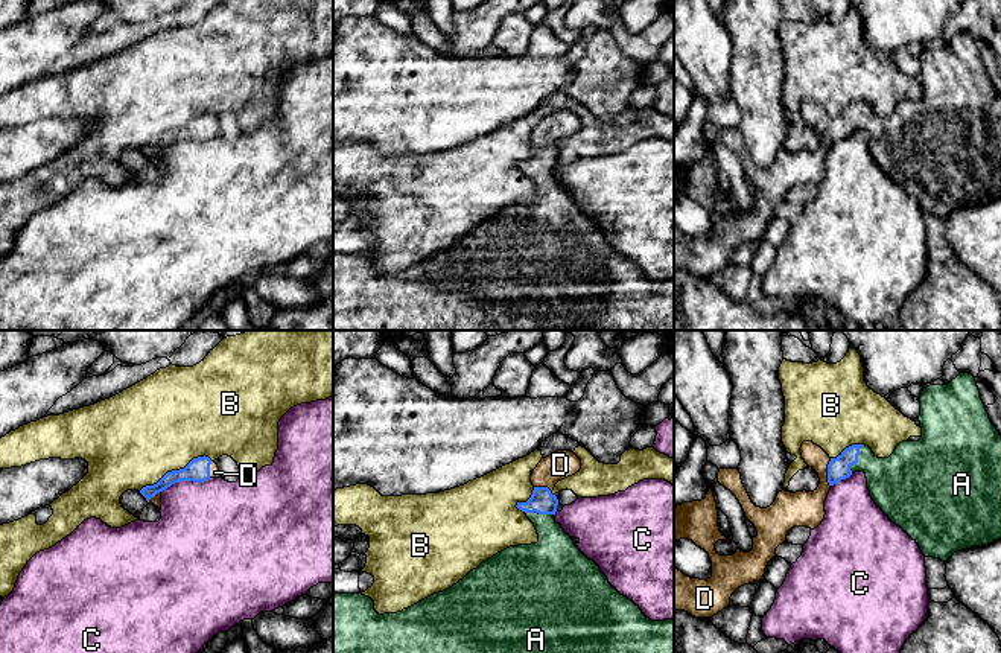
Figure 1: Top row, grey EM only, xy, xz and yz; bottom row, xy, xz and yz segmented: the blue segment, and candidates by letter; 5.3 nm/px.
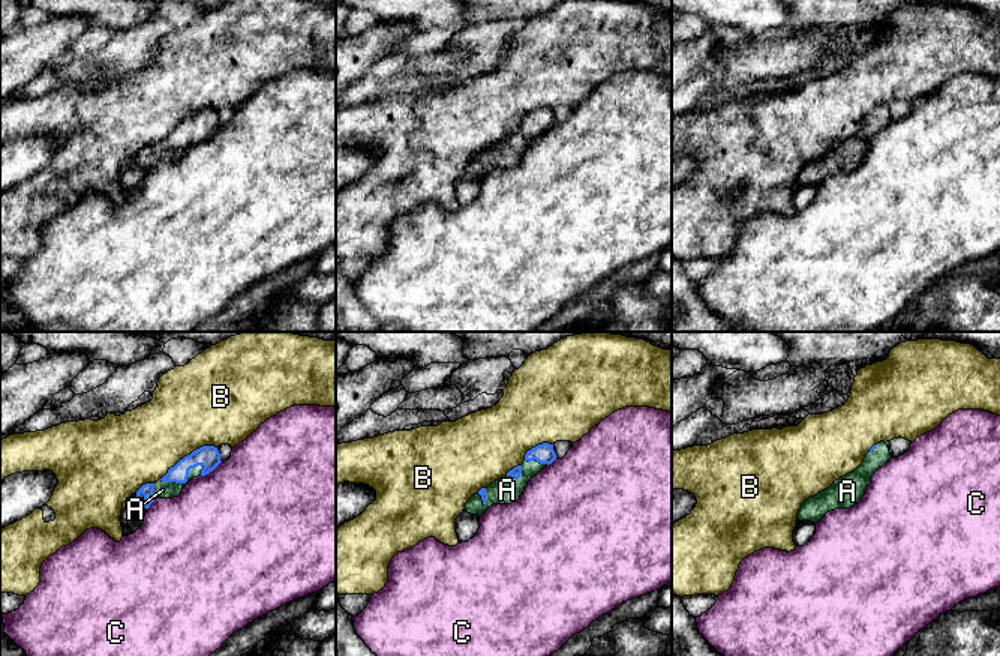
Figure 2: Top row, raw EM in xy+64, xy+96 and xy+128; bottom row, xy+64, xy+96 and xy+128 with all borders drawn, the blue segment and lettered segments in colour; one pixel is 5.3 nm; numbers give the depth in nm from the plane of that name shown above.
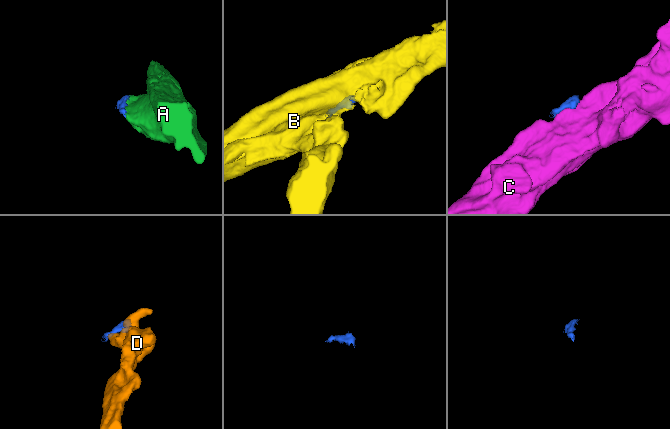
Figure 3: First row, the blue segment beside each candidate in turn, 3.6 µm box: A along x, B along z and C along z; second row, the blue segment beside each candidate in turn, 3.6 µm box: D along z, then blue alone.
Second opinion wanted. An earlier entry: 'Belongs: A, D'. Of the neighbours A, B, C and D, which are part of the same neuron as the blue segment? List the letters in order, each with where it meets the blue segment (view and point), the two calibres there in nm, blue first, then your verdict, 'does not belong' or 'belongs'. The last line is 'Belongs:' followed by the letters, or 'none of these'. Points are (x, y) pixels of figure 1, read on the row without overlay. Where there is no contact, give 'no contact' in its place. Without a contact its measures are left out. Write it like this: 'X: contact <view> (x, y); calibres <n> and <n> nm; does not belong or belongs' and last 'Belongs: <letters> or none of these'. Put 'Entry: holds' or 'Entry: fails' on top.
Entry: holds
A: contact yz (857, 117); calibres 120 and 300 nm; belongs
B: contact xy (175, 130); calibres 130 and 480 nm; does not belong
C: contact xy (184, 139); calibres 130 and 440 nm; does not belong
D: contact yz (828, 131); calibres 120 and 190 nm; belongs
Belongs: A, D

